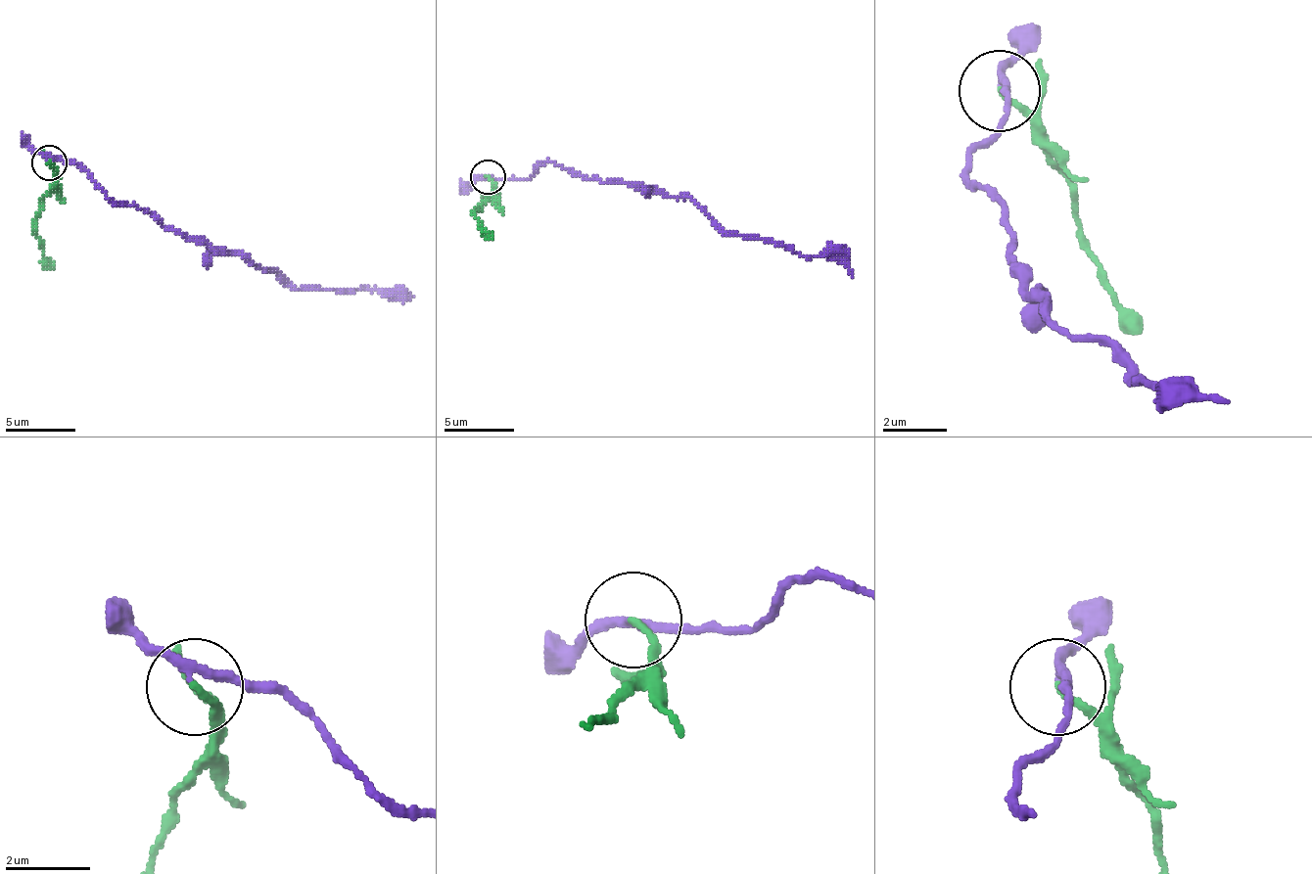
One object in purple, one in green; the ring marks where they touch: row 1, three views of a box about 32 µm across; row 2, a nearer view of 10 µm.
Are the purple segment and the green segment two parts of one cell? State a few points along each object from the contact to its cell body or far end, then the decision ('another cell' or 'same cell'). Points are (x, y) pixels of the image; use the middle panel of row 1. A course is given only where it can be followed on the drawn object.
course purple (485, 176), (527, 179), (548, 161), (688, 197), (737, 235), (835, 256), (852, 277); course green (489, 176), (492, 194), (475, 210), (482, 228), (492, 239); another cell

